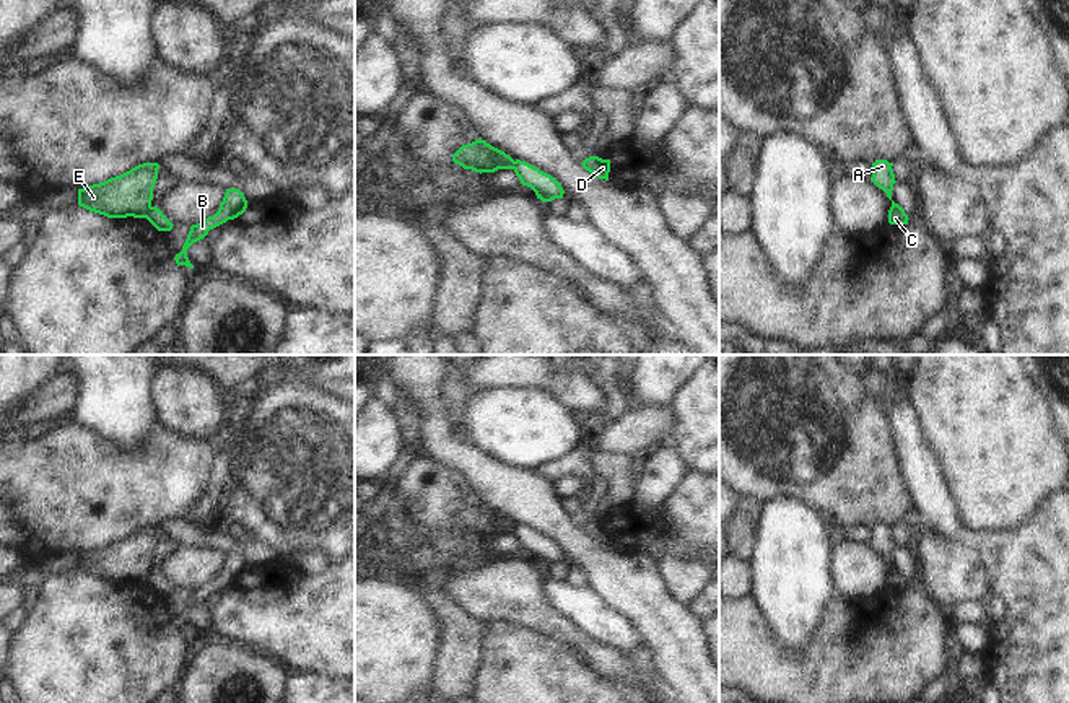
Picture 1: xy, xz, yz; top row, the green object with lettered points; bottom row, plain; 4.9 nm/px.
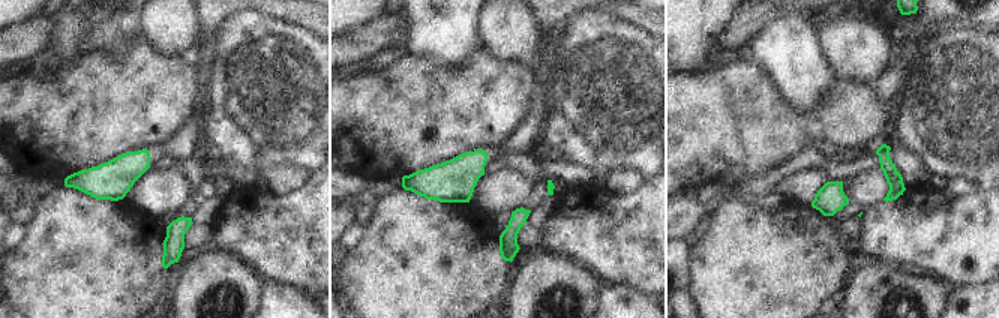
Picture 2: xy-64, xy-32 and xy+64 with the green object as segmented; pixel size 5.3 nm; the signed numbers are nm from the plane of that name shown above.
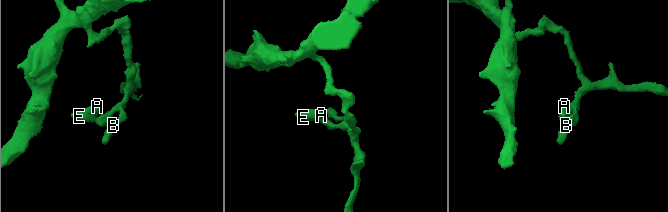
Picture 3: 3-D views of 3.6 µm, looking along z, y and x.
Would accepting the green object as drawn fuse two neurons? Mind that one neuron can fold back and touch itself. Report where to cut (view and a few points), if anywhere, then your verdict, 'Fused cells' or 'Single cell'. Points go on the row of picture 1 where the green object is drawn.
Split along xy (152, 207), (145, 217). Fused cells

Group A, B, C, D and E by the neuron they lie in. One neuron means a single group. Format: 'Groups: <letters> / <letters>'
Groups: A E / B C D

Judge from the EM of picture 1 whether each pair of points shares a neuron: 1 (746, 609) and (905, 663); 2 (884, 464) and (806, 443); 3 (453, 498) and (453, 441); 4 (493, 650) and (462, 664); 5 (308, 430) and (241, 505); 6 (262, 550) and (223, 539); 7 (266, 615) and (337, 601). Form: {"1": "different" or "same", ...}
{"1": "same", "2": "same", "3": "different", "4": "different", "5": "same", "6": "same", "7": "same"}

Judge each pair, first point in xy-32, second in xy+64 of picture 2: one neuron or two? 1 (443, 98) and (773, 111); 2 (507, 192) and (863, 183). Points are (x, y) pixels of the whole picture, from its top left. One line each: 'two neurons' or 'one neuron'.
1: one neuron
2: one neuron

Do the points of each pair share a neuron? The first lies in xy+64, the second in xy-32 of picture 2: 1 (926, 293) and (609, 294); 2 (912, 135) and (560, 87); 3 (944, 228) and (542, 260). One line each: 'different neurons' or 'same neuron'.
1: different neurons
2: same neuron
3: different neurons

